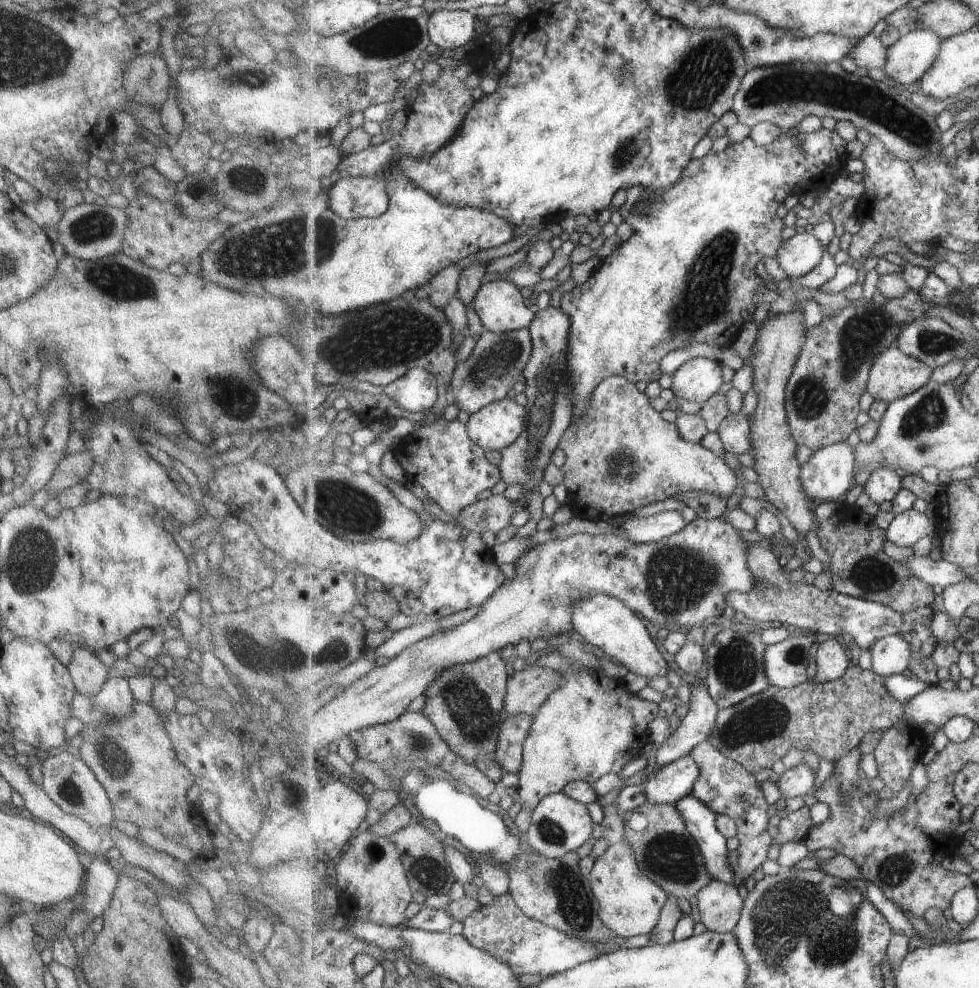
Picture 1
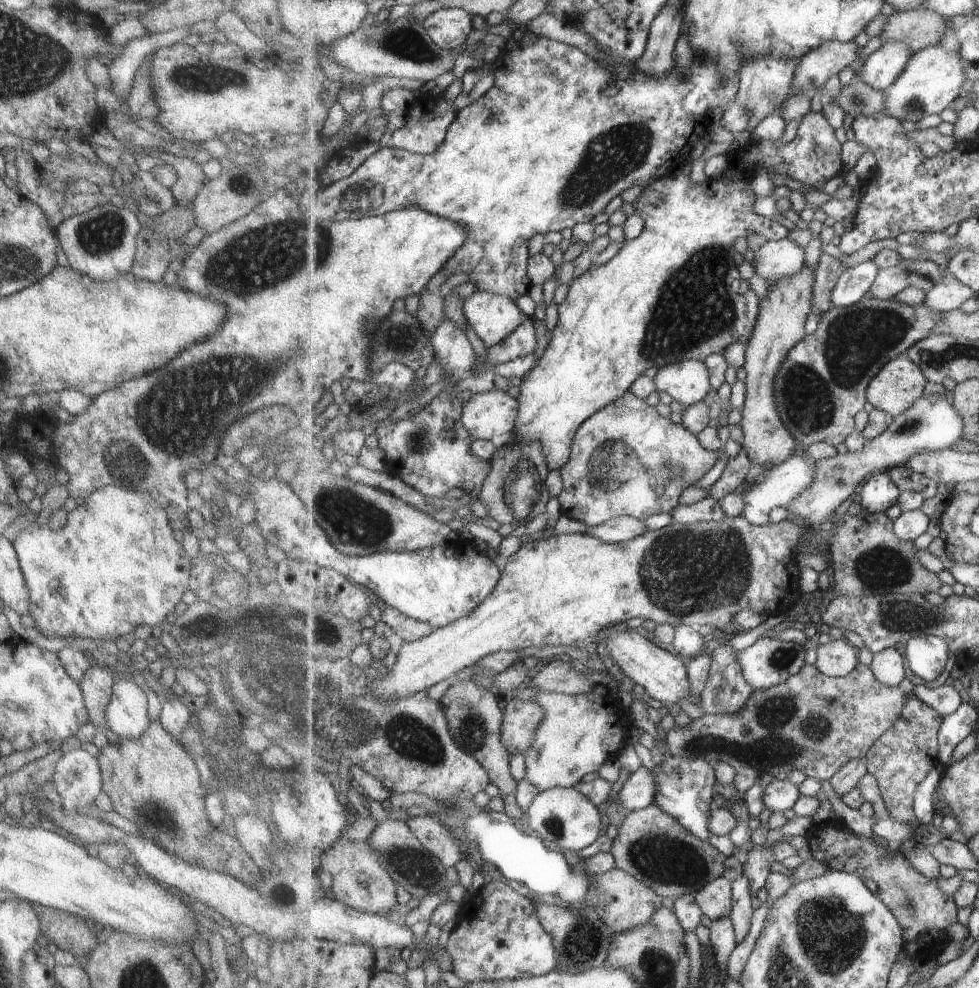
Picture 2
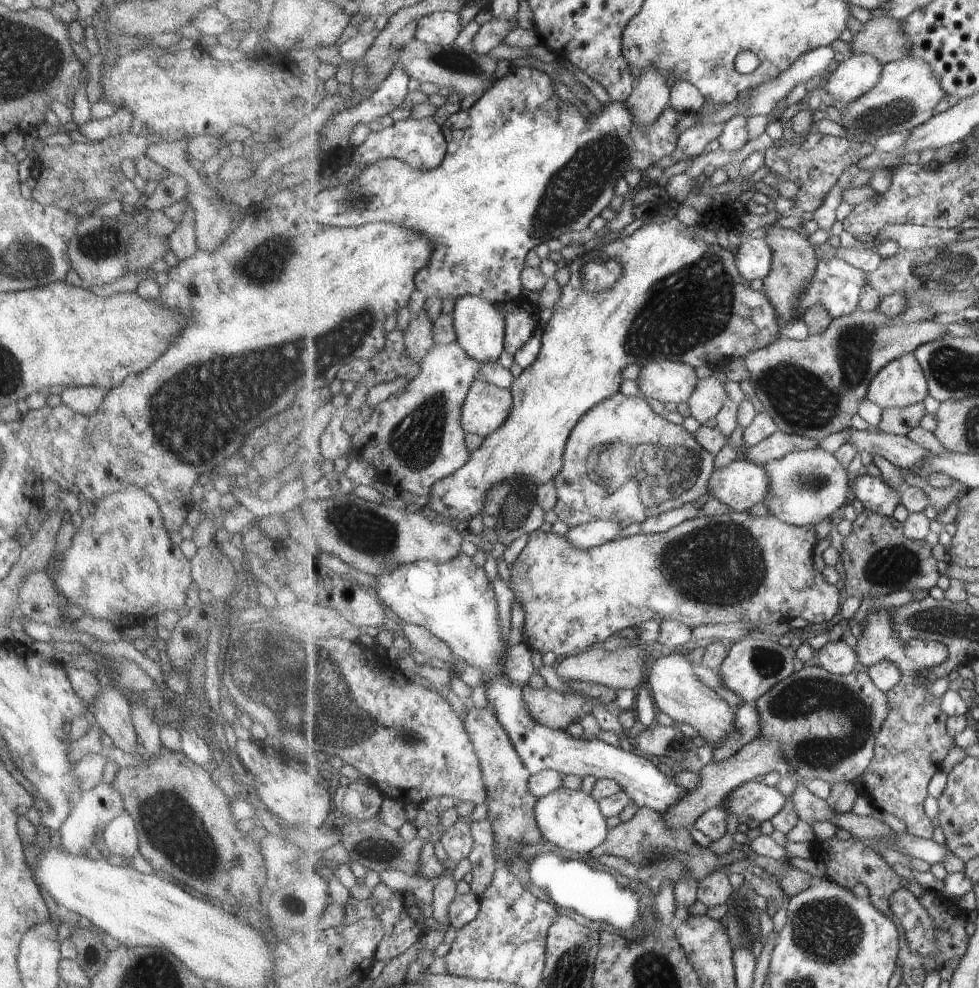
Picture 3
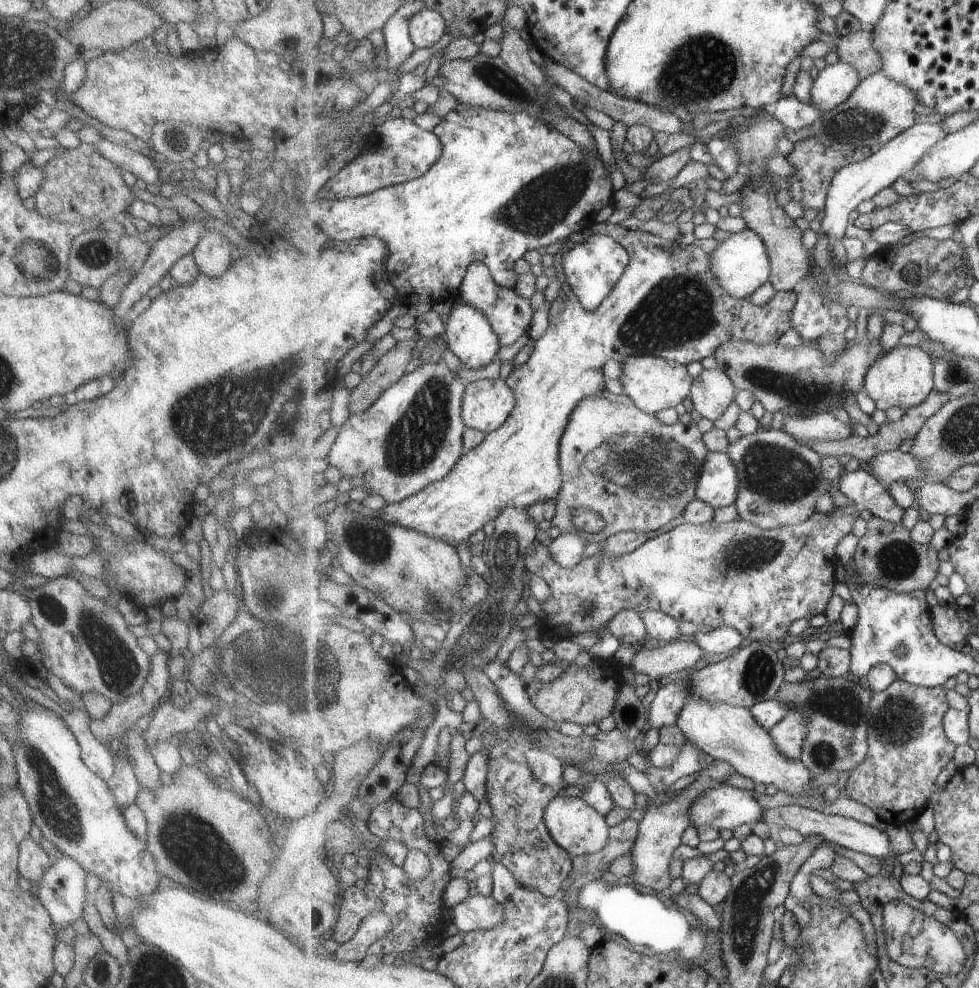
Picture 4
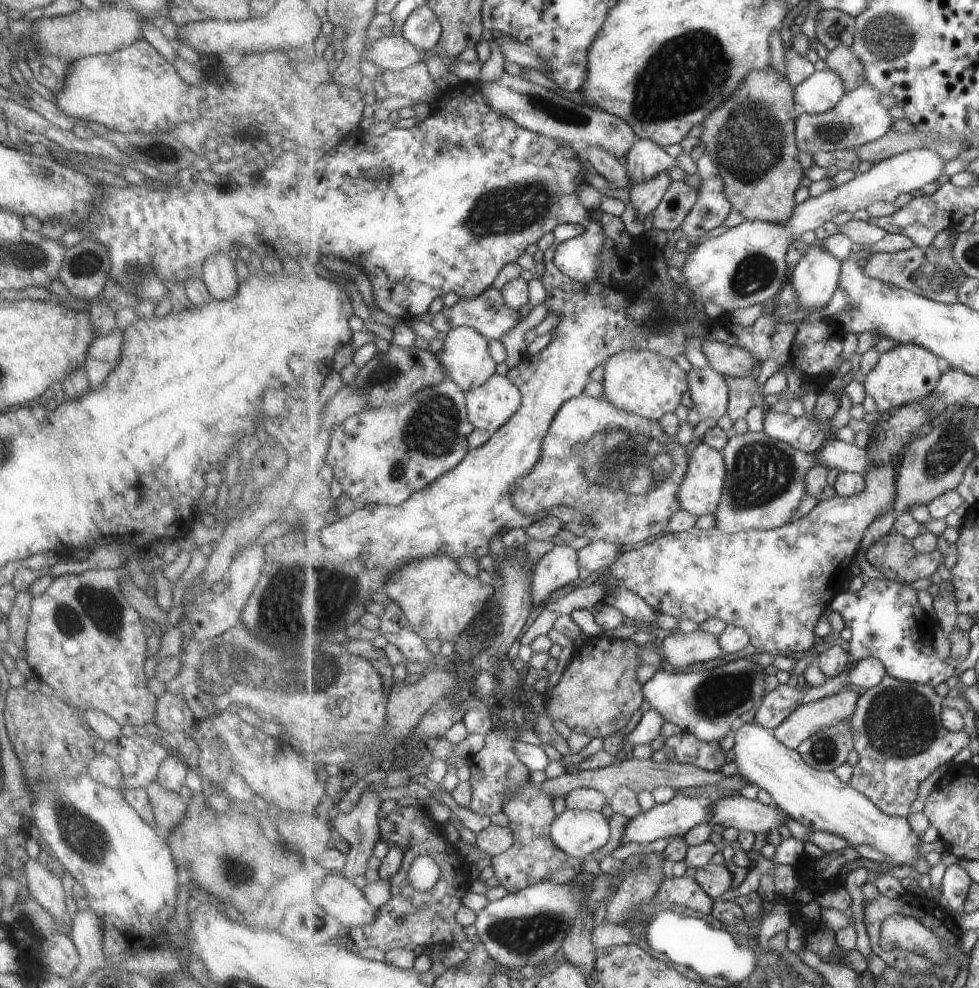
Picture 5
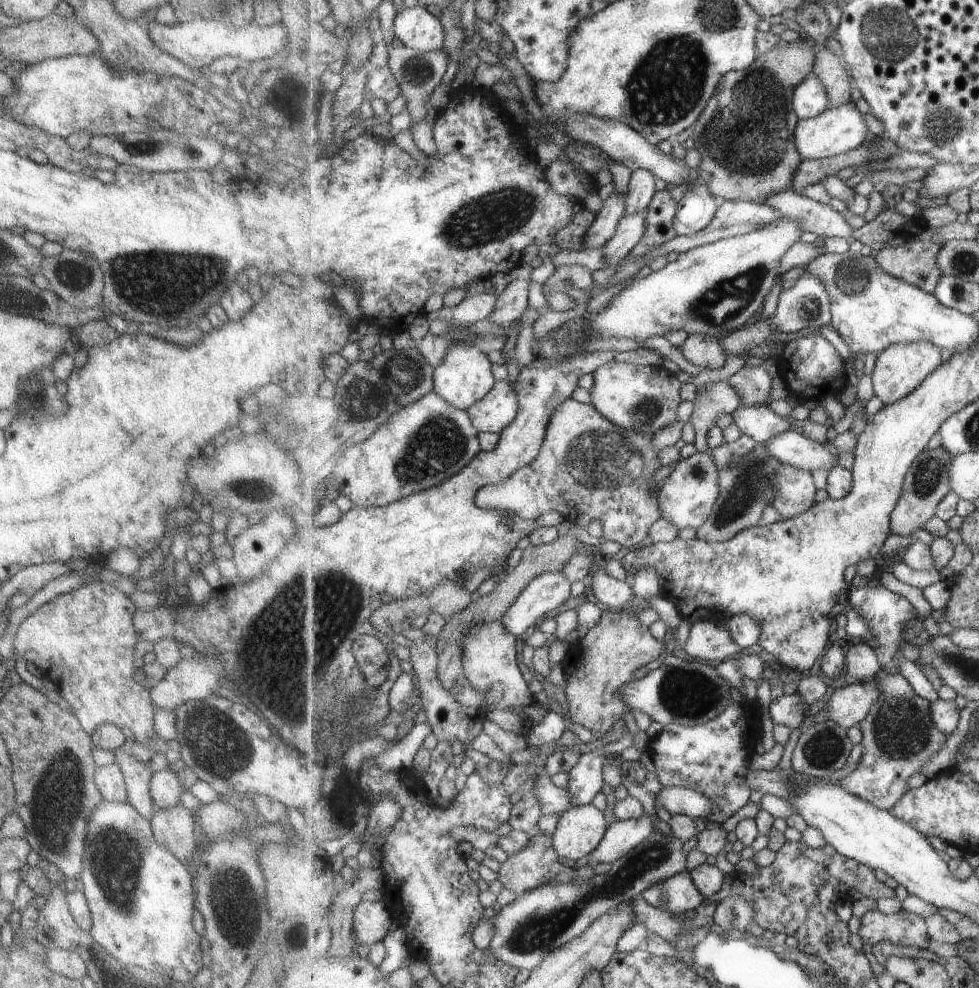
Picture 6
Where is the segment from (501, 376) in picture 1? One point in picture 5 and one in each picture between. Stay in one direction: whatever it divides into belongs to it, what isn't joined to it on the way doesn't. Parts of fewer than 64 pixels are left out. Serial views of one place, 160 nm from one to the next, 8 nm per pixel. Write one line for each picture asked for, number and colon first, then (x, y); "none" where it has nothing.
2: (524, 340)
3: (522, 319)
4: (509, 313)
5: (488, 313)

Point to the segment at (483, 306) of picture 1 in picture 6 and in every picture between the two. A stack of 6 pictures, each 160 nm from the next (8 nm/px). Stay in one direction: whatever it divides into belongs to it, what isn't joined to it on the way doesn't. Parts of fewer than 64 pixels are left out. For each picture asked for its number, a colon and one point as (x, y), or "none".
2: (492, 317)
3: (480, 327)
4: (471, 337)
5: (465, 357)
6: (465, 377)

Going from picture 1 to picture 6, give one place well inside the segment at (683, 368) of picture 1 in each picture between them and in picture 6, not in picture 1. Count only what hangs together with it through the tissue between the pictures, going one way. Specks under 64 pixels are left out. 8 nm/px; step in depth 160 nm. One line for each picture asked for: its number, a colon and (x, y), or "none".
2: (687, 382)
3: (666, 381)
4: (654, 383)
5: (645, 383)
6: (643, 398)

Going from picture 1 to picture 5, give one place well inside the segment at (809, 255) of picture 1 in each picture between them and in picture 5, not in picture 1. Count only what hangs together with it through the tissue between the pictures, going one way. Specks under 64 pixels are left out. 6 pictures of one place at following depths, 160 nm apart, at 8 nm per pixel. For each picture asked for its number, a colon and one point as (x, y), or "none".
2: (776, 259)
3: (754, 257)
4: (740, 264)
5: (746, 265)

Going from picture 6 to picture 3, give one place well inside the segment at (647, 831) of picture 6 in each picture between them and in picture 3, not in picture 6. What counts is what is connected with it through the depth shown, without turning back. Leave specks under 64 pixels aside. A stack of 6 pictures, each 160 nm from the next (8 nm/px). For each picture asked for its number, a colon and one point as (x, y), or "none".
3: (755, 800)
4: (723, 806)
5: (664, 820)

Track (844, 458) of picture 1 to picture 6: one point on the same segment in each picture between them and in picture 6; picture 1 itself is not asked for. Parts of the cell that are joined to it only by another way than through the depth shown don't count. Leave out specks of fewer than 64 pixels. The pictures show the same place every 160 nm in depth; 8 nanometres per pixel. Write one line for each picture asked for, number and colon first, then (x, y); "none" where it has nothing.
2: (777, 487)
3: (740, 484)
4: (718, 485)
5: (701, 491)
6: (686, 497)

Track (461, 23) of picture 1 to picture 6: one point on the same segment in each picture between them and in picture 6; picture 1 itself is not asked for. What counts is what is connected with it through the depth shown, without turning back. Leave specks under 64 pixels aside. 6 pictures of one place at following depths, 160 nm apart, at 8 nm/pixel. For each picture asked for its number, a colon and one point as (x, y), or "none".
2: (449, 28)
3: (441, 28)
4: (427, 27)
5: (423, 28)
6: (416, 27)

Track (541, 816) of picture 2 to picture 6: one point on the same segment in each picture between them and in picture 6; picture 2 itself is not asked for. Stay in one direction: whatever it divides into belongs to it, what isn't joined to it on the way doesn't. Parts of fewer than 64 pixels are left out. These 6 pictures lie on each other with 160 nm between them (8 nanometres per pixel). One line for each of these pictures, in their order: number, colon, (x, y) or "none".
3: (570, 819)
4: (580, 829)
5: (579, 833)
6: (579, 830)

